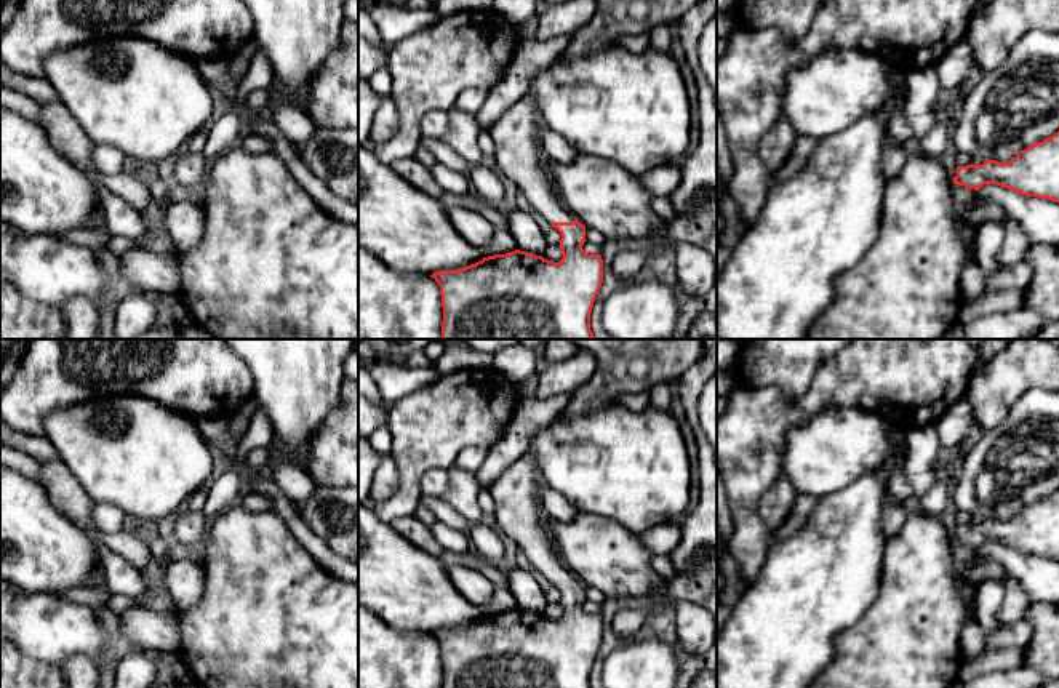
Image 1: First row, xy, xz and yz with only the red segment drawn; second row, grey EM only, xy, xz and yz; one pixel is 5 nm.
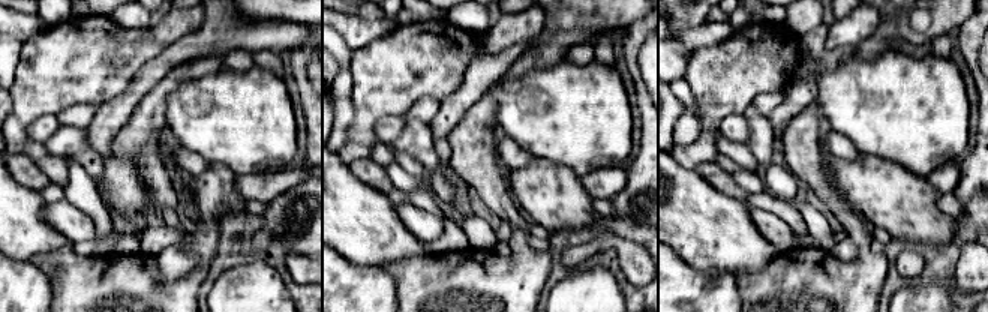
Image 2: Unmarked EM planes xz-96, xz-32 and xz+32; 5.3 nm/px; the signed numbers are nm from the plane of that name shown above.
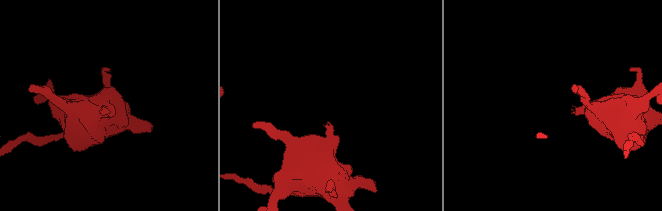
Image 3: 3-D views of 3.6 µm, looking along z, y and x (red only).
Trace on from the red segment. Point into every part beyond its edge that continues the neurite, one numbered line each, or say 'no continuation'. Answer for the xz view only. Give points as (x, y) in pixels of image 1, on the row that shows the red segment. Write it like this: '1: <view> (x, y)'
1: xz (519, 156)

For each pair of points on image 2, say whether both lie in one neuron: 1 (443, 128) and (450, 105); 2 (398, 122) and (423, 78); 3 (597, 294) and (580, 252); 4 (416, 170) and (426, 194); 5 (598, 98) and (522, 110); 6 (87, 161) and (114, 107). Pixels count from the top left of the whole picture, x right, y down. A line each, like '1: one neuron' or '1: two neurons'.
1: one neuron
2: two neurons
3: two neurons
4: one neuron
5: one neuron
6: two neurons

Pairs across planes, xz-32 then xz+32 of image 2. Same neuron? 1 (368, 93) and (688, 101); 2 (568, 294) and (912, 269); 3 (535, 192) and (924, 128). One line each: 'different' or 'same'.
1: different
2: different
3: different

